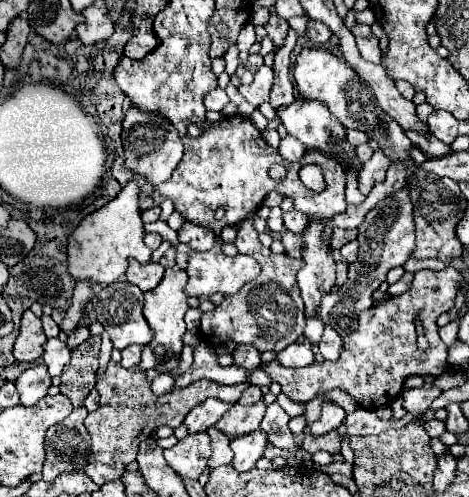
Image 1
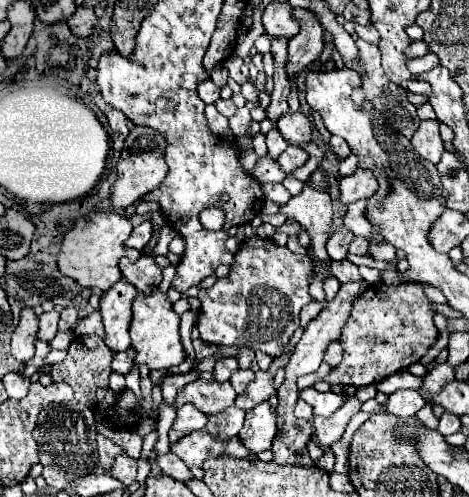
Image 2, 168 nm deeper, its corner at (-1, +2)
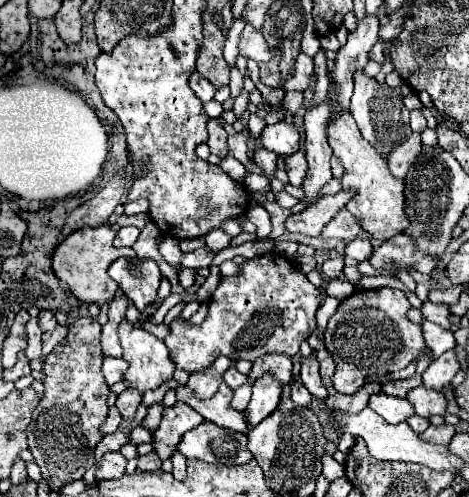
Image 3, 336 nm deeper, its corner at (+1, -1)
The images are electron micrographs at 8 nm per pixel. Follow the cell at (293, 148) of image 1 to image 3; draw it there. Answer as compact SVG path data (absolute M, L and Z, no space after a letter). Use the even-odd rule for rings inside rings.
M302 151L286 157L286 173L288 173L290 183L300 187L300 183L304 179L304 153Z

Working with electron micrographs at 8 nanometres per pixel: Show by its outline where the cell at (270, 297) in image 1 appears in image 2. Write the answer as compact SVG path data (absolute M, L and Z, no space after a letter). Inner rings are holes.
M254 236L234 254L228 280L198 292L202 304L198 316L200 338L208 344L250 348L276 358L300 326L302 306L312 302L308 286L310 260L306 260L306 254L292 254L288 248Z

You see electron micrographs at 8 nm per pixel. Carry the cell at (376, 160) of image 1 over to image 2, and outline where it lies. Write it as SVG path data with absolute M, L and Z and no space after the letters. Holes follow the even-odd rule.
M356 170L356 174L340 180L340 200L338 202L342 206L348 206L352 202L366 200L368 196L372 196L374 188L378 188L374 174L368 170Z

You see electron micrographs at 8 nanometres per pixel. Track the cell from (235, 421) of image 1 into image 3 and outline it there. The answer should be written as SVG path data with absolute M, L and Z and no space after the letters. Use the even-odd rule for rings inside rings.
M264 355L264 359L256 359L248 371L248 383L254 385L266 373L272 375L280 385L288 383L292 377L292 359L286 355Z

